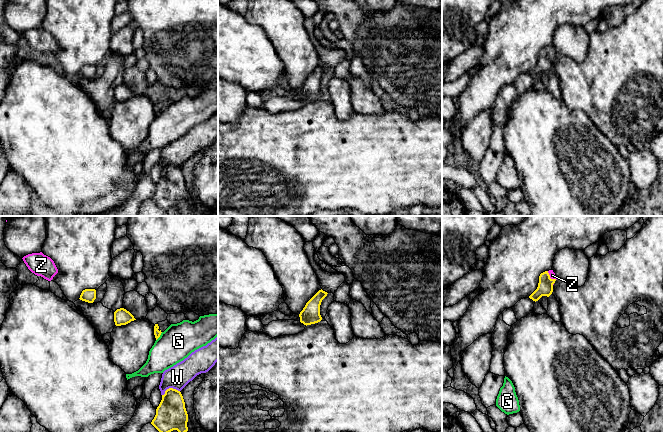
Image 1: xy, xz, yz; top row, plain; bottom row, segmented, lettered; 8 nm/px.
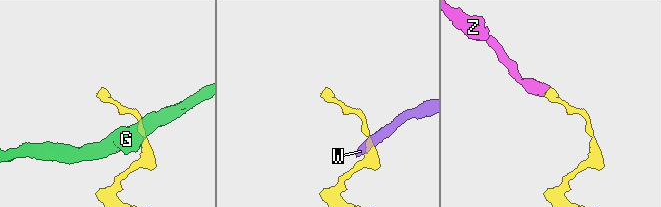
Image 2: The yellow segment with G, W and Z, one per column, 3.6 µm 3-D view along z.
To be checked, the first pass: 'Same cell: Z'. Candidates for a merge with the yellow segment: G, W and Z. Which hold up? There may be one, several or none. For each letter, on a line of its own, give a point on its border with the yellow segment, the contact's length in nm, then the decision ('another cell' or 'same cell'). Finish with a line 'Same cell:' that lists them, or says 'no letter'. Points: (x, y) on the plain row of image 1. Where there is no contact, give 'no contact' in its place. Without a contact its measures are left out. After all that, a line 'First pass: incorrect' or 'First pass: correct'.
G: xy (159, 112) | 90 nm | another cell
W: xy (170, 164) | 150 nm | another cell
Z: yz (549, 53) | 100 nm | same cell
Same cell: Z
First pass: correct

